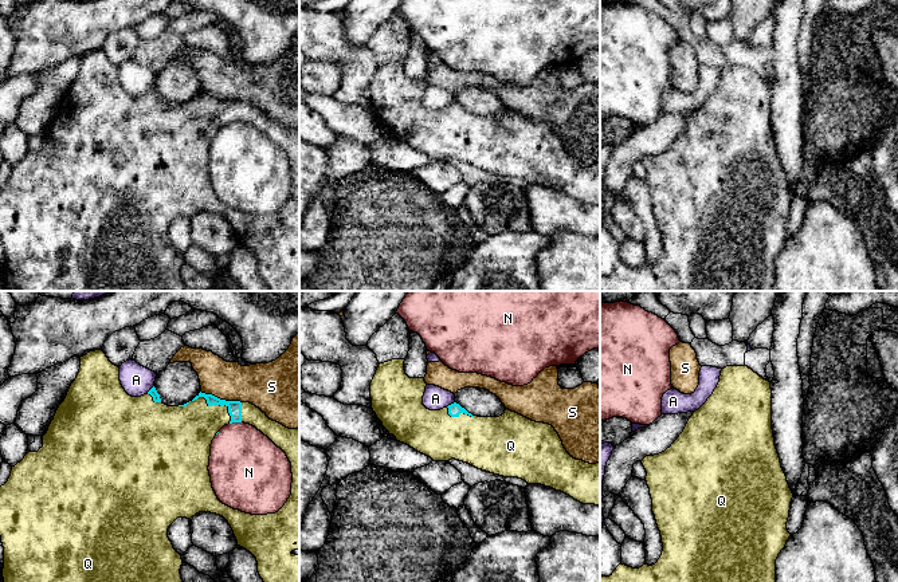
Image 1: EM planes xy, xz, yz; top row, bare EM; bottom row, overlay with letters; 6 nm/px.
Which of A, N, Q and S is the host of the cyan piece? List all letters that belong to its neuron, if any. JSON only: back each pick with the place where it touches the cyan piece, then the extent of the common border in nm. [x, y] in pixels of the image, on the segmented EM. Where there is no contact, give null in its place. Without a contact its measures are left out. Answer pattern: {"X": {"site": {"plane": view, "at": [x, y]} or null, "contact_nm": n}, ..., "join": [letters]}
{"Q": {"site": {"plane": "xy", "at": [208, 404]}, "contact_nm": 340}, "join": ["Q"]}

